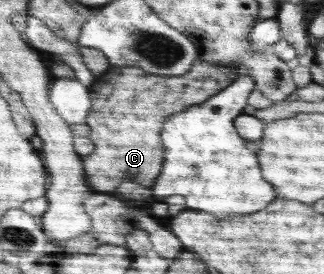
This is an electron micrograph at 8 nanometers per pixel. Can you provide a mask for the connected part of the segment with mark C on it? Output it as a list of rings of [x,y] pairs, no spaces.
[[[197,59],[188,73],[181,76],[161,76],[146,73],[130,66],[109,66],[90,85],[88,93],[91,108],[86,118],[90,127],[90,141],[96,145],[94,153],[84,157],[88,169],[88,183],[96,191],[116,189],[124,181],[136,181],[150,187],[162,169],[163,144],[160,130],[168,116],[200,105],[220,93],[236,78],[237,73],[228,66],[220,66]]]

